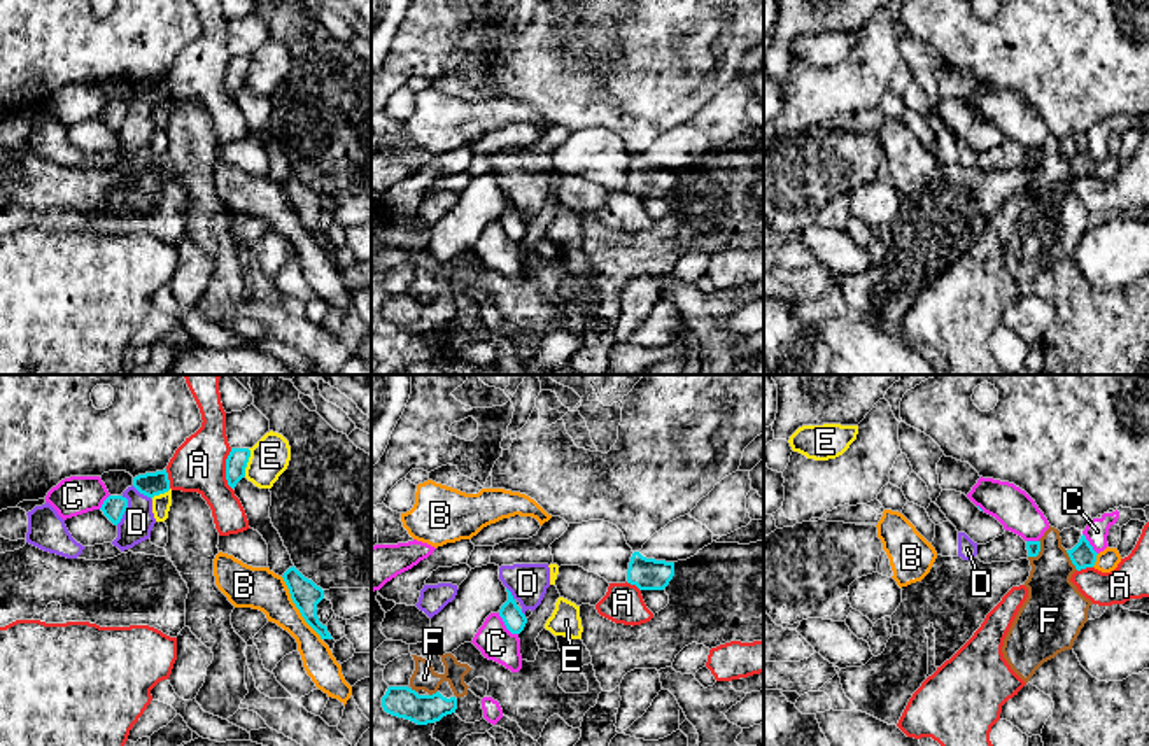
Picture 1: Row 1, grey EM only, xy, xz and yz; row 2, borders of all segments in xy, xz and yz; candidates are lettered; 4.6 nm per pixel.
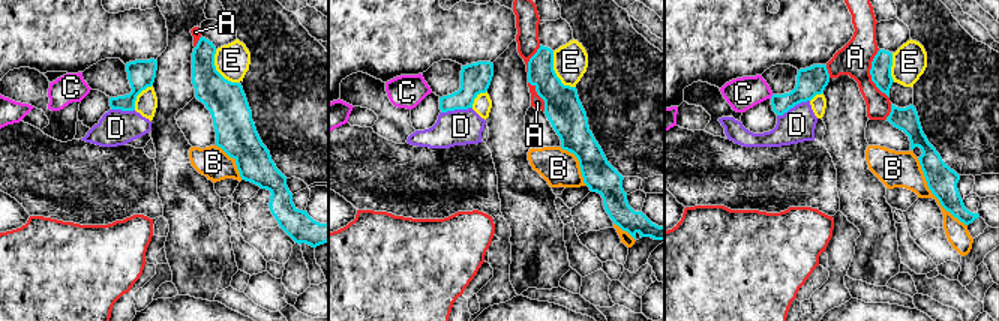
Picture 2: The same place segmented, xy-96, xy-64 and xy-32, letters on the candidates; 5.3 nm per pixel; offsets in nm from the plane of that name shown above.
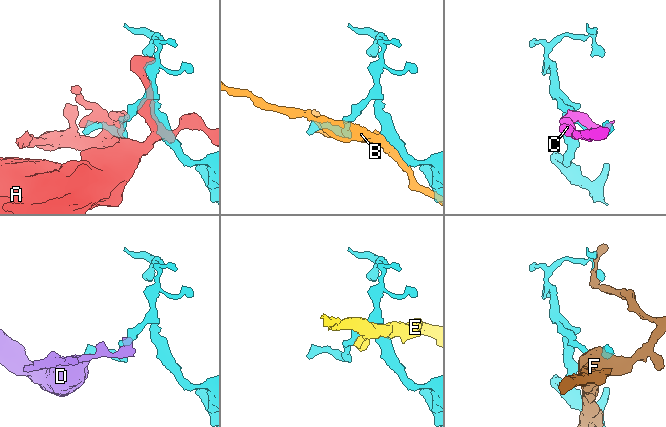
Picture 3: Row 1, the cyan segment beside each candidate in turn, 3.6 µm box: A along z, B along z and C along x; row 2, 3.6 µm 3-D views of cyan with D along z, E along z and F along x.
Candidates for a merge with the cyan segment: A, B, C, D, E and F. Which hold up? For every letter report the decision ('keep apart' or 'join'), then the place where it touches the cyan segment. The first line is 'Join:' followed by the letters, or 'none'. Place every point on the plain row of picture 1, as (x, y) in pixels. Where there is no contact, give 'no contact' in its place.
Join: none
A: keep apart | xy (226, 77)
B: keep apart | xy (296, 214)
C: keep apart | xz (505, 232)
D: keep apart | xy (125, 118)
E: keep apart | xy (246, 70)
F: keep apart | yz (1039, 158)

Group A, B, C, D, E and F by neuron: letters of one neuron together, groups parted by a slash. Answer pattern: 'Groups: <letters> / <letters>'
Groups: A / B / C / D / E / F

